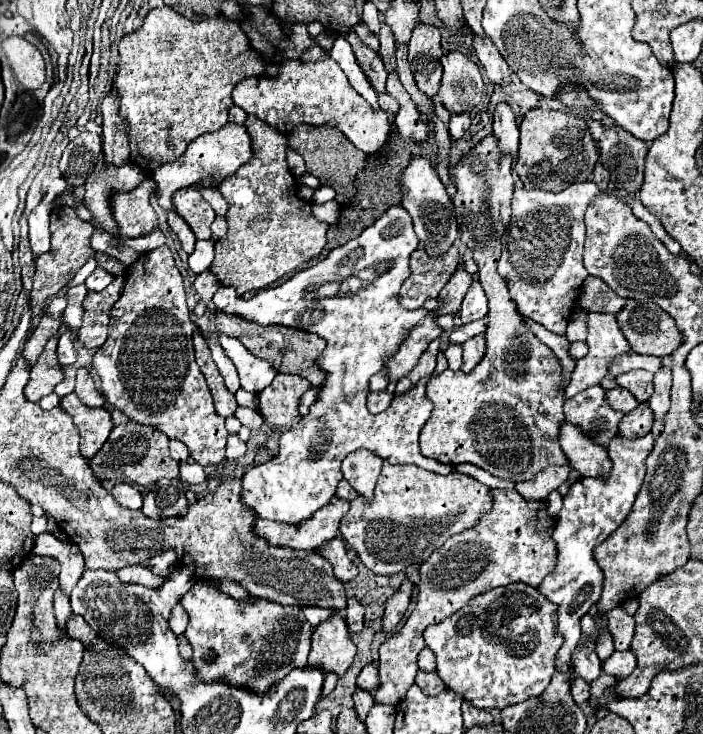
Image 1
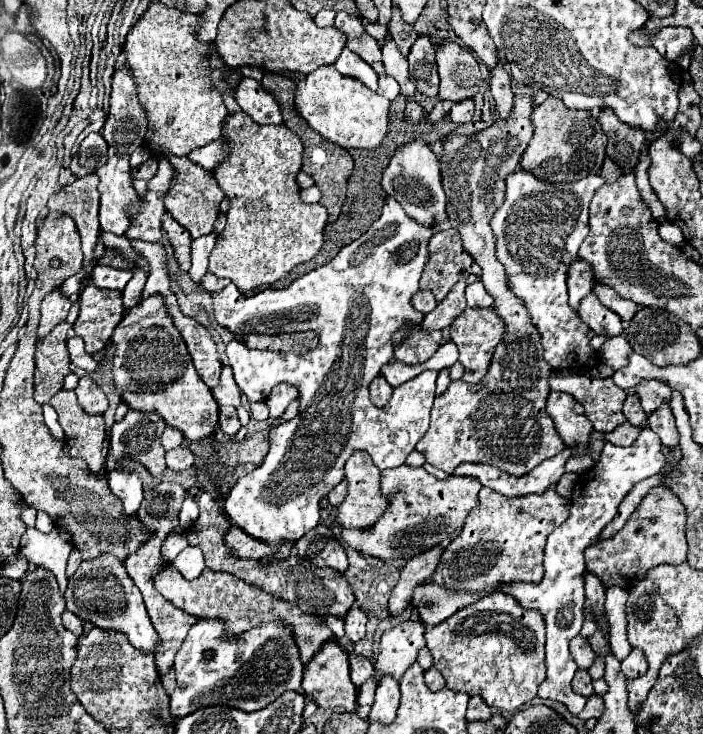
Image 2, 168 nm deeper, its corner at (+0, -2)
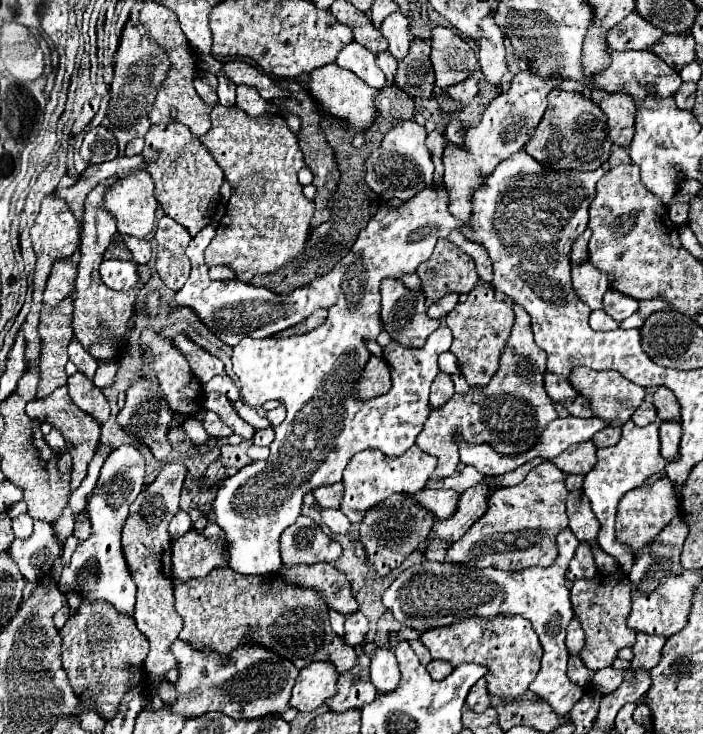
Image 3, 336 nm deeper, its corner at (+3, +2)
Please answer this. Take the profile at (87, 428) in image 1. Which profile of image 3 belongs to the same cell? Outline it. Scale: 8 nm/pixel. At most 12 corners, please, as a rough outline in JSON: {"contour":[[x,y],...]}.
{"contour":[[59,387],[27,405],[55,425],[73,457],[71,489],[87,475],[101,425]]}

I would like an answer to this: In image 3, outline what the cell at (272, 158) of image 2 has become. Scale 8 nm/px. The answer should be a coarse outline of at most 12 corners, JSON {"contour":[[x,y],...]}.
{"contour":[[215,105],[231,185],[205,249],[249,283],[301,253],[315,205],[281,115]]}

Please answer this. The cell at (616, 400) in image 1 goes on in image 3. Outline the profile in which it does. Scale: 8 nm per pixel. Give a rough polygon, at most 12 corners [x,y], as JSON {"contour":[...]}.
{"contour":[[649,399],[635,409],[631,421],[639,427],[657,419]]}

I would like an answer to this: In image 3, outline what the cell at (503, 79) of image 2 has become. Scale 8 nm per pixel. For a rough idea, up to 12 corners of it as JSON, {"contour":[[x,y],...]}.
{"contour":[[481,21],[479,65],[491,85],[507,73],[503,33]]}

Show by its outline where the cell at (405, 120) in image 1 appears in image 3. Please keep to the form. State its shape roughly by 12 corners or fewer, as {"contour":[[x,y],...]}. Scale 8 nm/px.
{"contour":[[399,11],[381,25],[389,53],[403,61],[409,43],[409,19]]}

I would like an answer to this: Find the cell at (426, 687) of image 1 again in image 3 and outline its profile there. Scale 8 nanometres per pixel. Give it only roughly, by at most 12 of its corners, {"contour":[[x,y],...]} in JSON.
{"contour":[[431,661],[427,671],[441,681],[453,671],[445,661]]}

